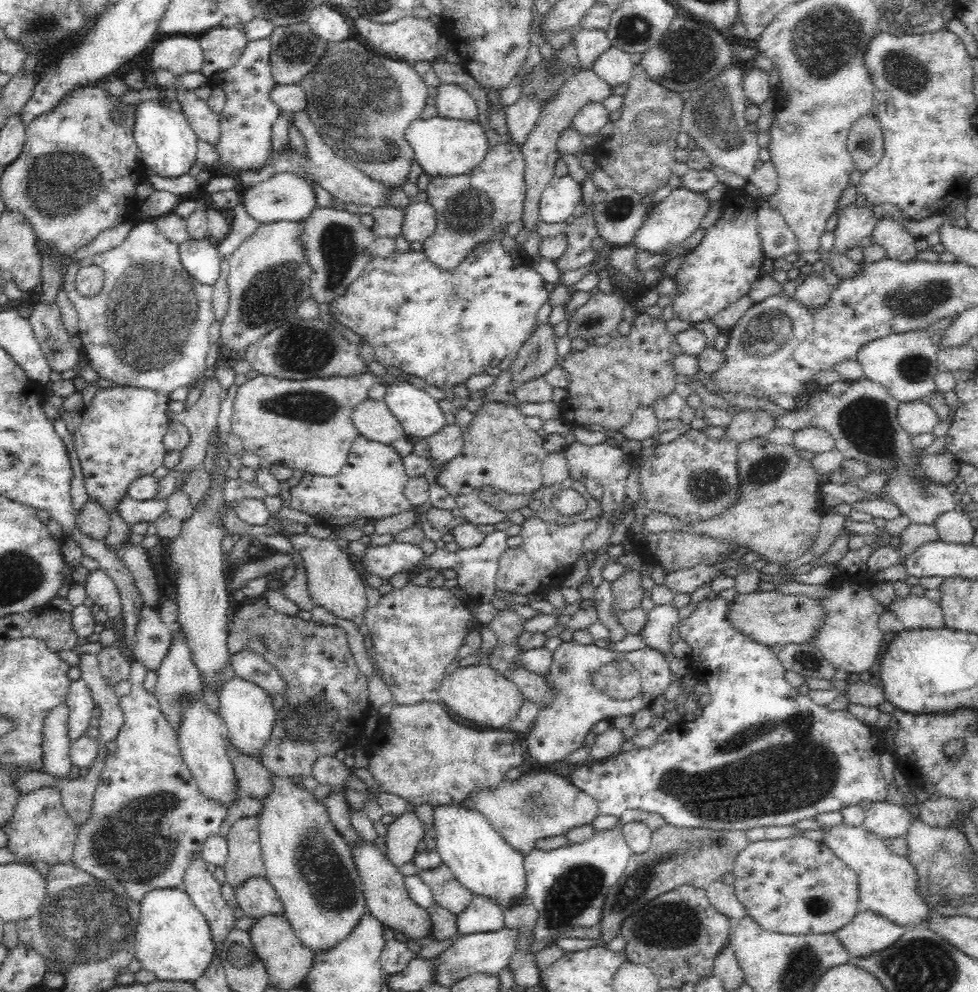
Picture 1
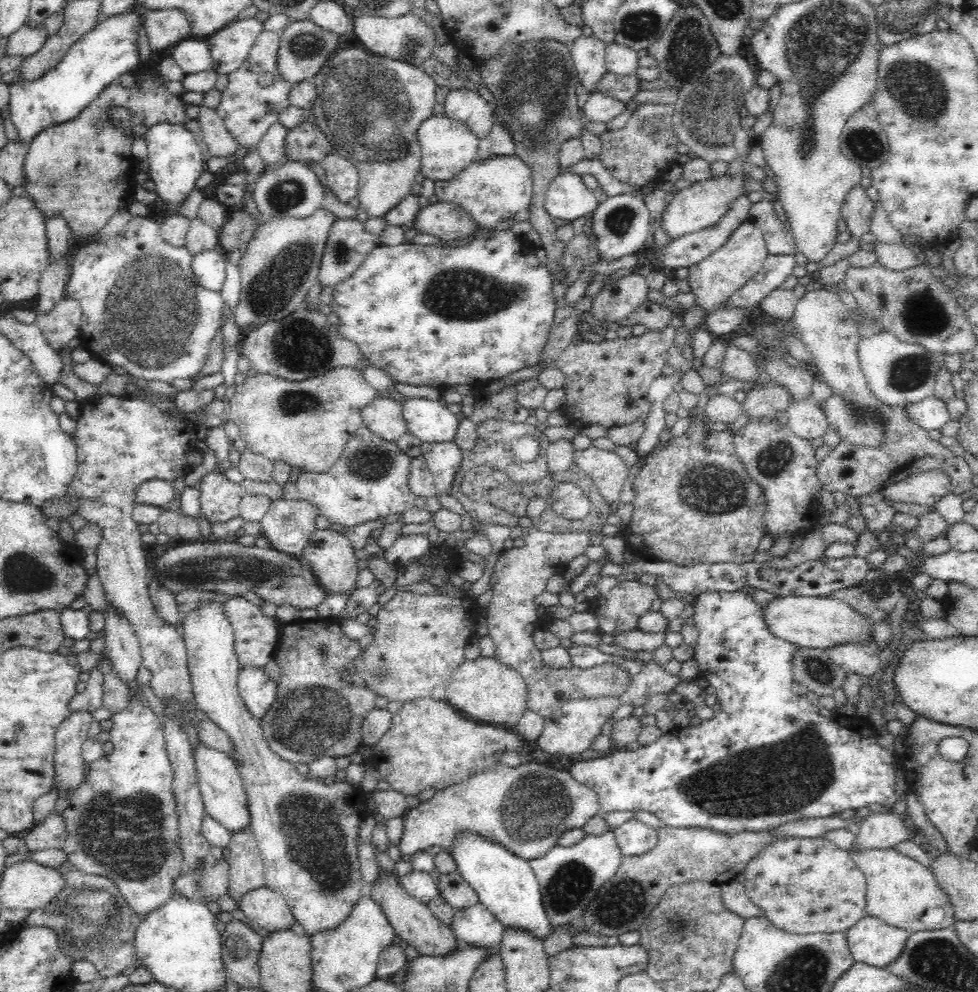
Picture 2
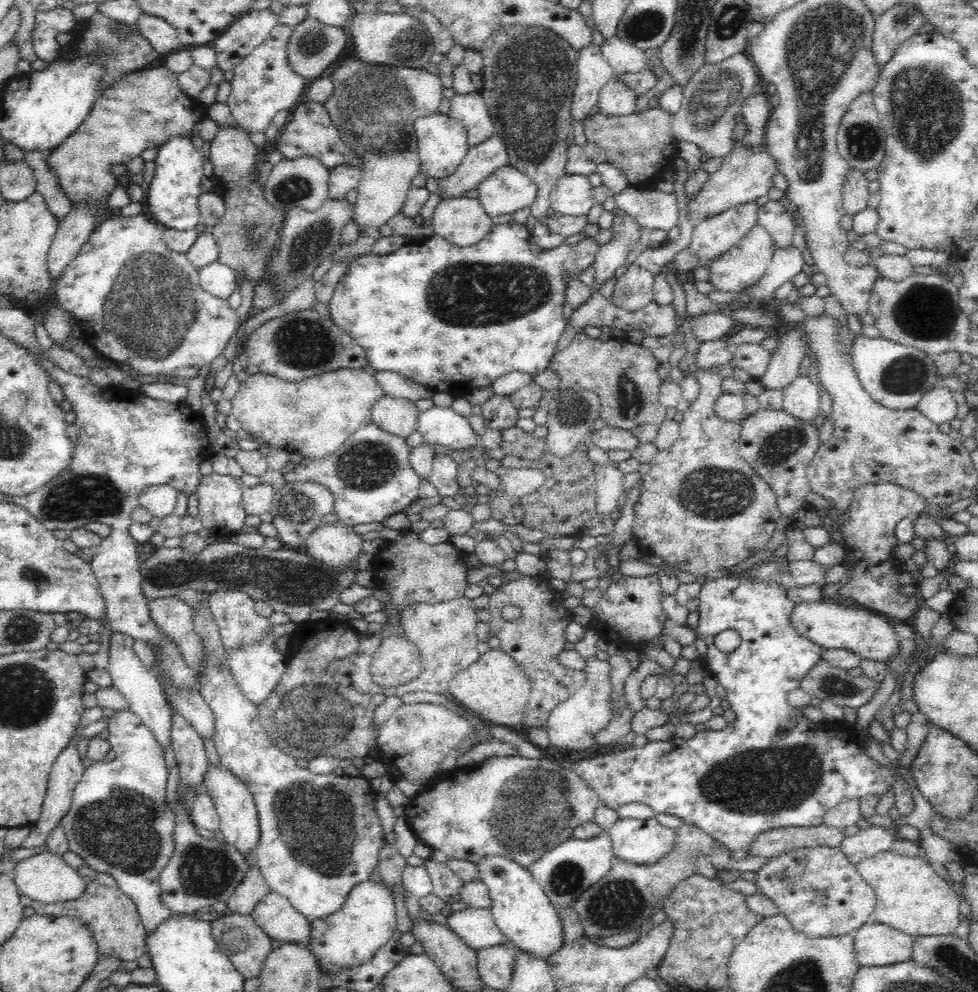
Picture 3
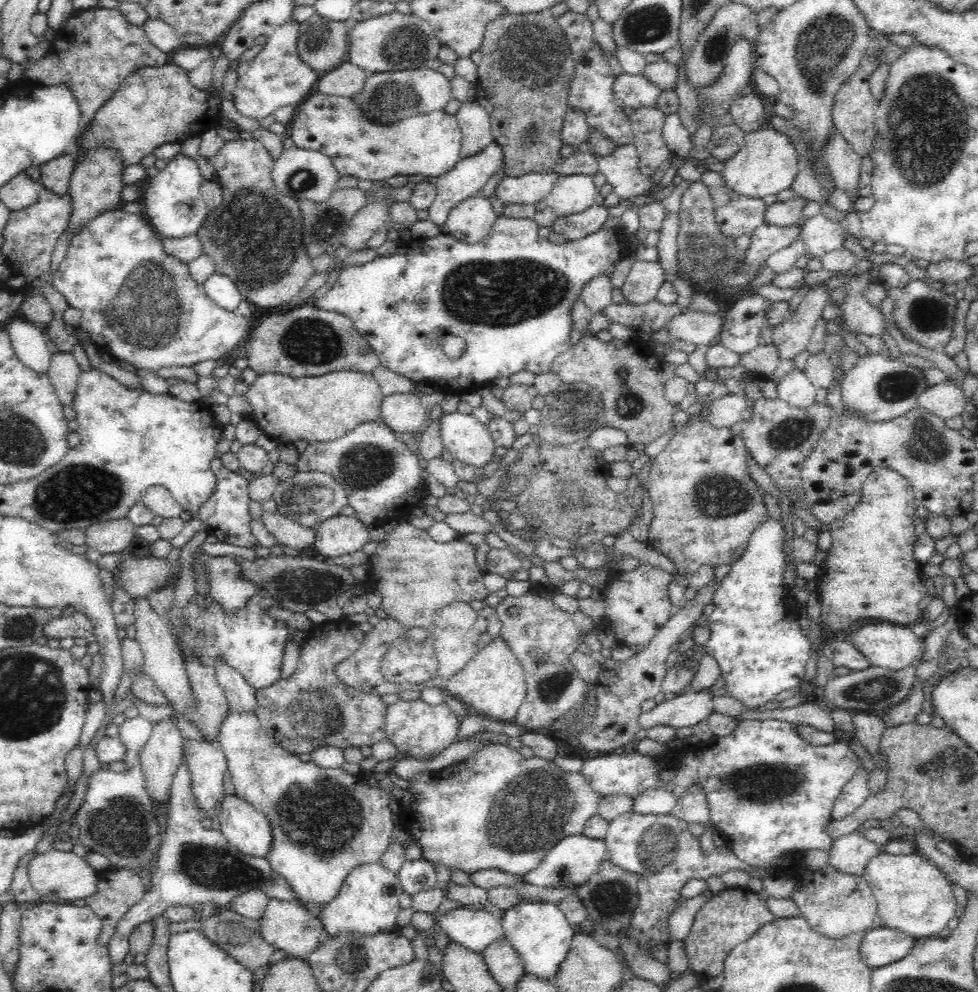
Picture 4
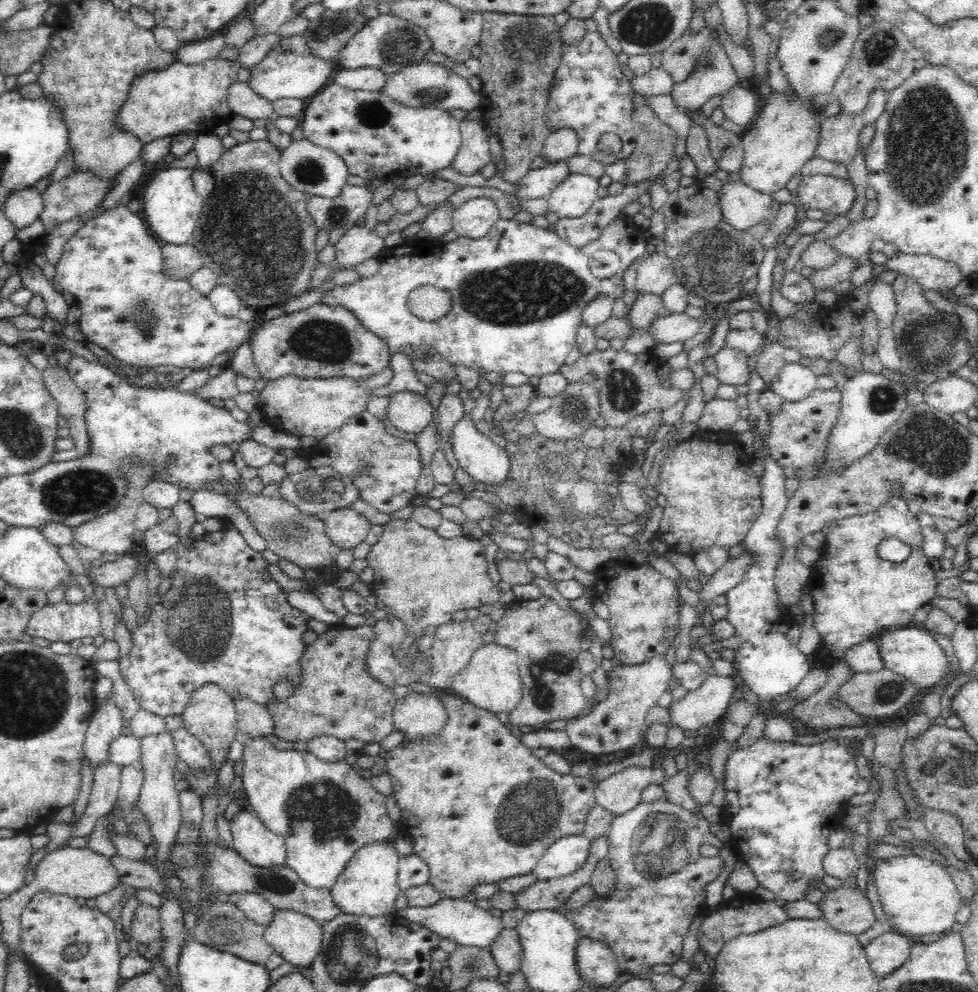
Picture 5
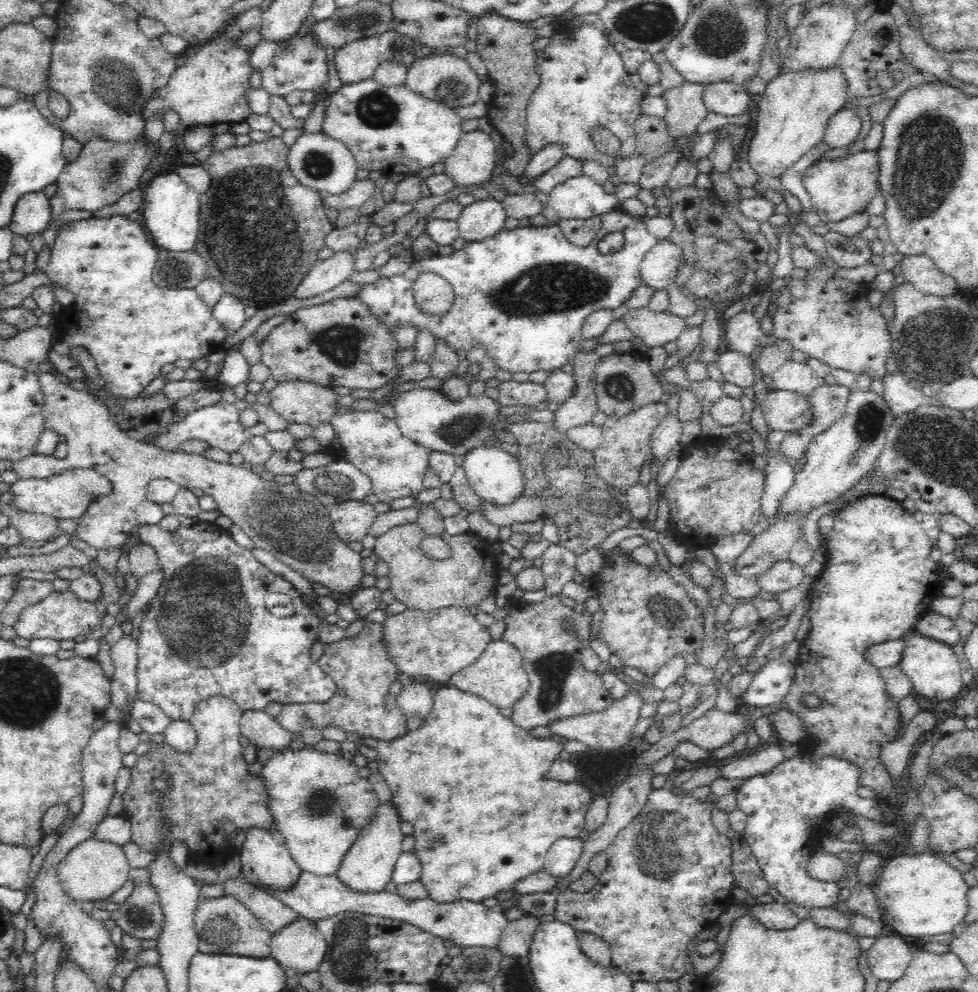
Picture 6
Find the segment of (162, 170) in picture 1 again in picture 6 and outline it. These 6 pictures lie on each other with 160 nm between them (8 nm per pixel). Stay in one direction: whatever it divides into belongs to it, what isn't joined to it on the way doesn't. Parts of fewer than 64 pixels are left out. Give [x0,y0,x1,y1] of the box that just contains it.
[140,172,201,250]

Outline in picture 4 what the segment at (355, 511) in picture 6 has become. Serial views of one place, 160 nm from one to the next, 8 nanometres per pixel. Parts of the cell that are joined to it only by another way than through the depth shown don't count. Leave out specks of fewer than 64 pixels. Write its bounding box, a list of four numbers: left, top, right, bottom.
[312,515,370,560]

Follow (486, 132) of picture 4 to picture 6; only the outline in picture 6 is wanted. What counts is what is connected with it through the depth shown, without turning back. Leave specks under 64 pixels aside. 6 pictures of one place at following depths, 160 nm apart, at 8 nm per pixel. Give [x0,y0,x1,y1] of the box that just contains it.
[444,129,497,185]

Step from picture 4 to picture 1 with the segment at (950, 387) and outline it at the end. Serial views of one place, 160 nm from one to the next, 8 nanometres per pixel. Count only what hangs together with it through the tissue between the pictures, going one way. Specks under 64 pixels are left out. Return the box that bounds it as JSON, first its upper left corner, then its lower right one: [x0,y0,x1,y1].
[897,400,939,436]

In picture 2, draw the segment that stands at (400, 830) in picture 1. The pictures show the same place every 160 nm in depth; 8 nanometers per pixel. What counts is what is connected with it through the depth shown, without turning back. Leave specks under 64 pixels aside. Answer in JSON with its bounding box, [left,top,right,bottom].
[397,760,601,861]

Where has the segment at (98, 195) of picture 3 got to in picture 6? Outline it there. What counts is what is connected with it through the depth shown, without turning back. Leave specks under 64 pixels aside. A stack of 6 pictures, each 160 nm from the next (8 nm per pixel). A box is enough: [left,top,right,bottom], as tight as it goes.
[142,35,253,128]

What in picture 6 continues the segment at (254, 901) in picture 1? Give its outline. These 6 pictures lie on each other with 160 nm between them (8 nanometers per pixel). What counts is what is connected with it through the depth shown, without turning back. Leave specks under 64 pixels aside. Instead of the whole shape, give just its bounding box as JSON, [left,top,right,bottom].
[270,916,326,973]

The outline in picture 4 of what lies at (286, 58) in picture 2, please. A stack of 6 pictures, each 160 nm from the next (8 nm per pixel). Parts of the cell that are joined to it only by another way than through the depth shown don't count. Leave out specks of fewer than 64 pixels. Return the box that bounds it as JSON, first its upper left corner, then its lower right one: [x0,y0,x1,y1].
[298,13,356,74]

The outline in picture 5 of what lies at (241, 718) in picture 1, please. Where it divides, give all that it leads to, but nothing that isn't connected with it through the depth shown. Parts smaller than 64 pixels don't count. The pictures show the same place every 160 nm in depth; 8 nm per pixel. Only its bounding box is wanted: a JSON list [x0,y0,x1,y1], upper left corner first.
[126,517,309,717]

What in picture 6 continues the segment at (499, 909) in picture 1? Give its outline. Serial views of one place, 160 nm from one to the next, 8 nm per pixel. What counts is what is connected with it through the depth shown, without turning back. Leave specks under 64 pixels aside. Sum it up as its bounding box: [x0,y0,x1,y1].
[254,871,509,948]

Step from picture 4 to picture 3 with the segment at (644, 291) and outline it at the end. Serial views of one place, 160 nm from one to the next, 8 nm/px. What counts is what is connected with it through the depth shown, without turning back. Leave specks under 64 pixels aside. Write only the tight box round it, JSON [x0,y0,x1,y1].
[608,264,654,311]

